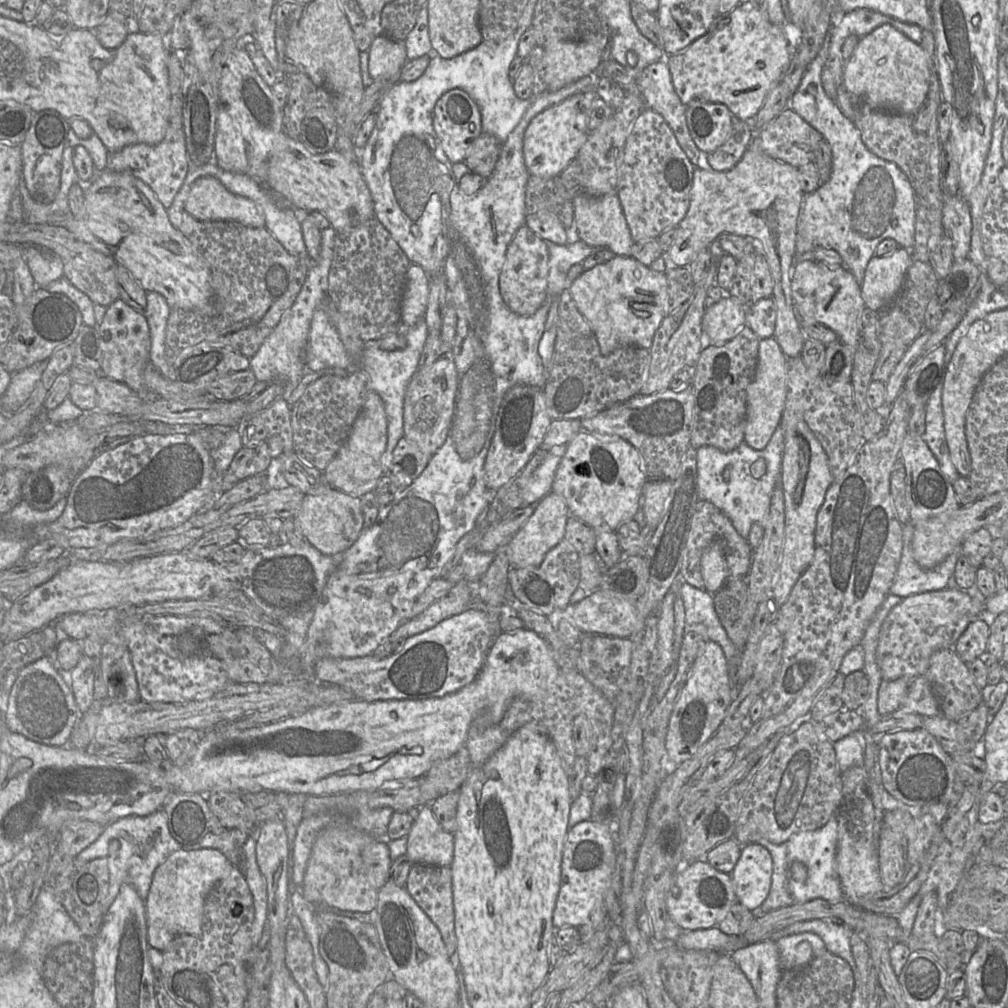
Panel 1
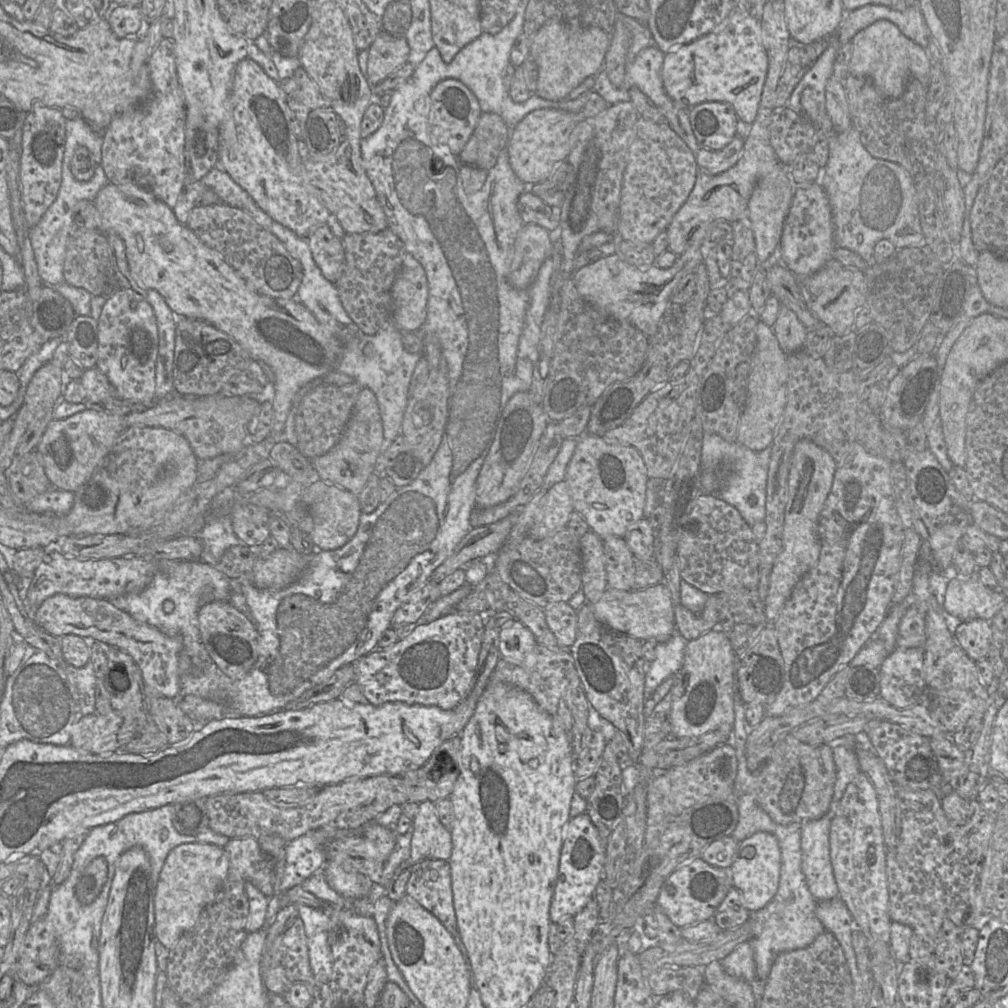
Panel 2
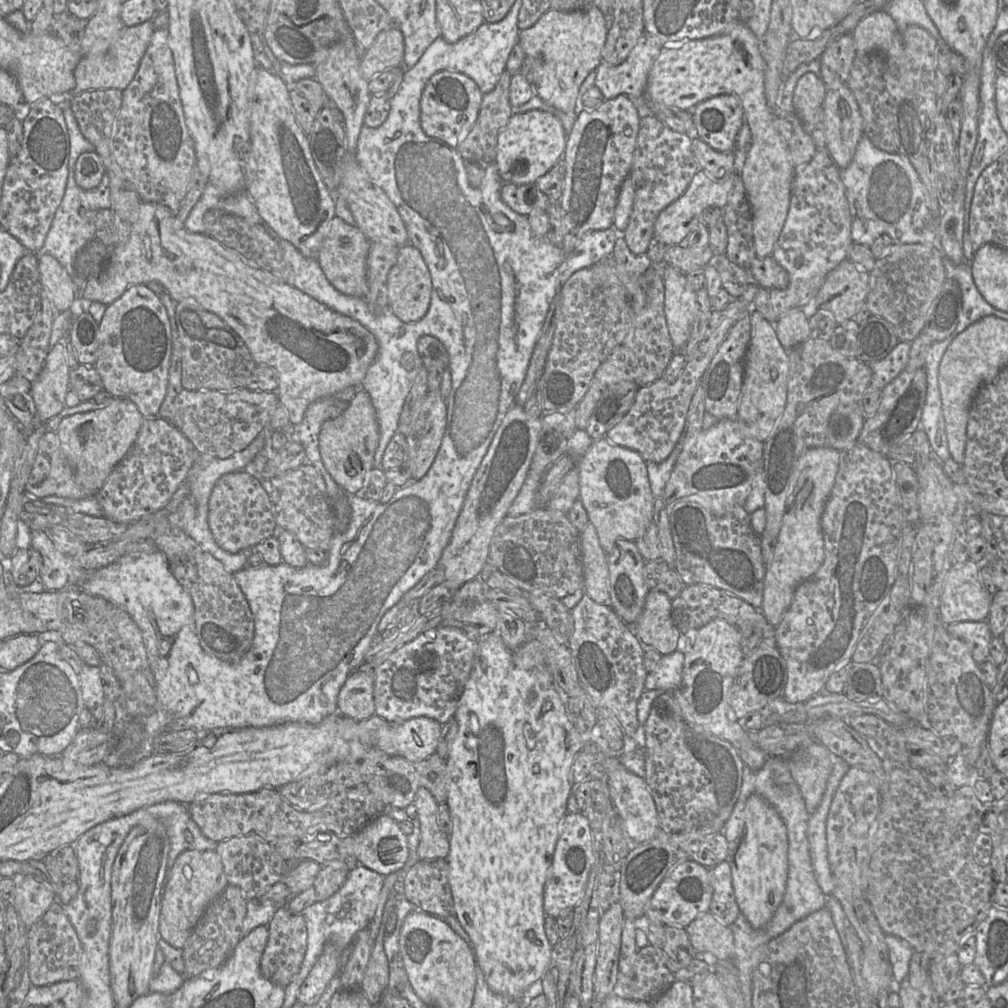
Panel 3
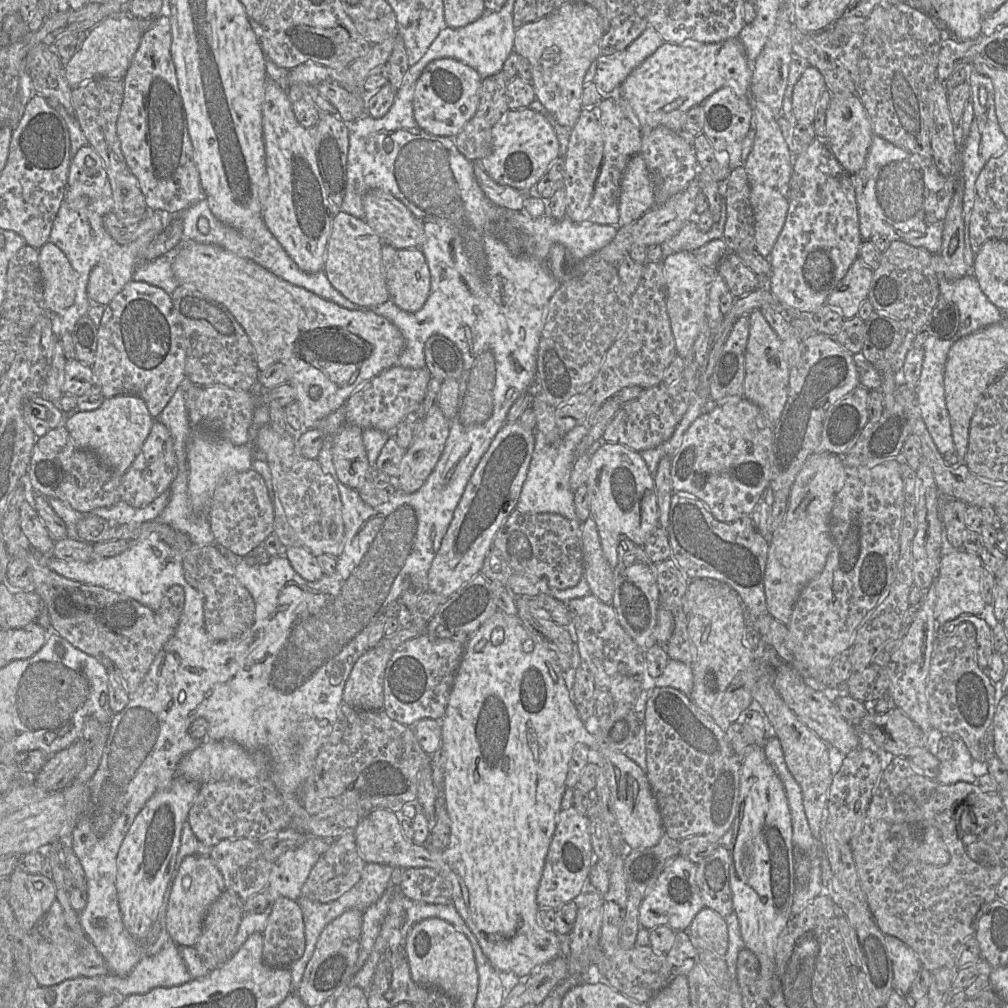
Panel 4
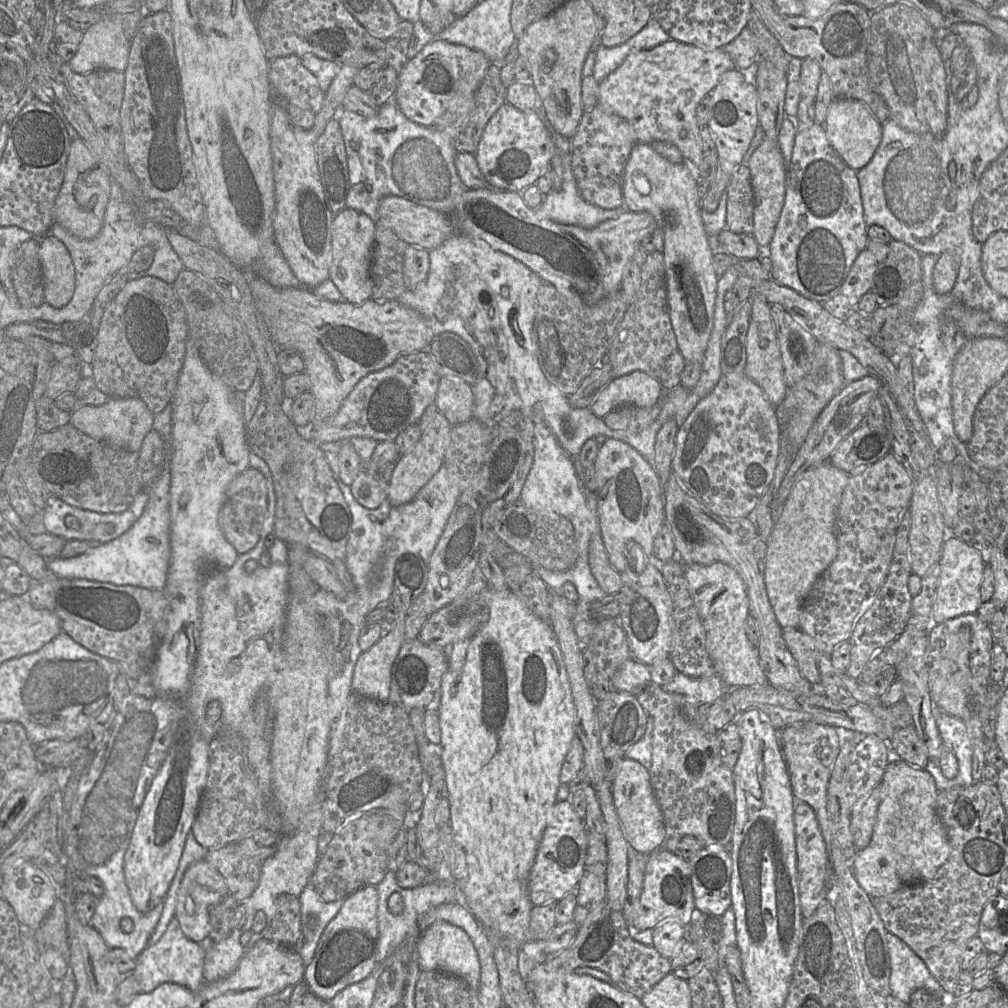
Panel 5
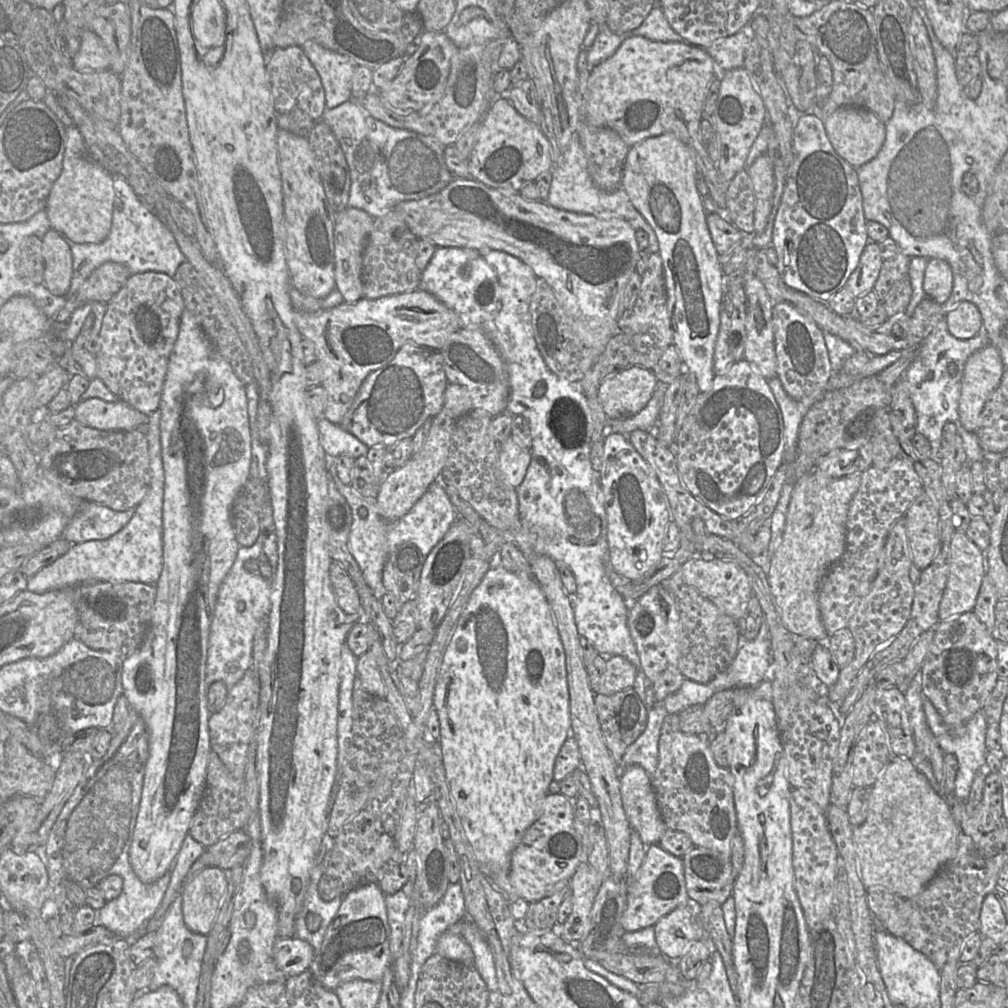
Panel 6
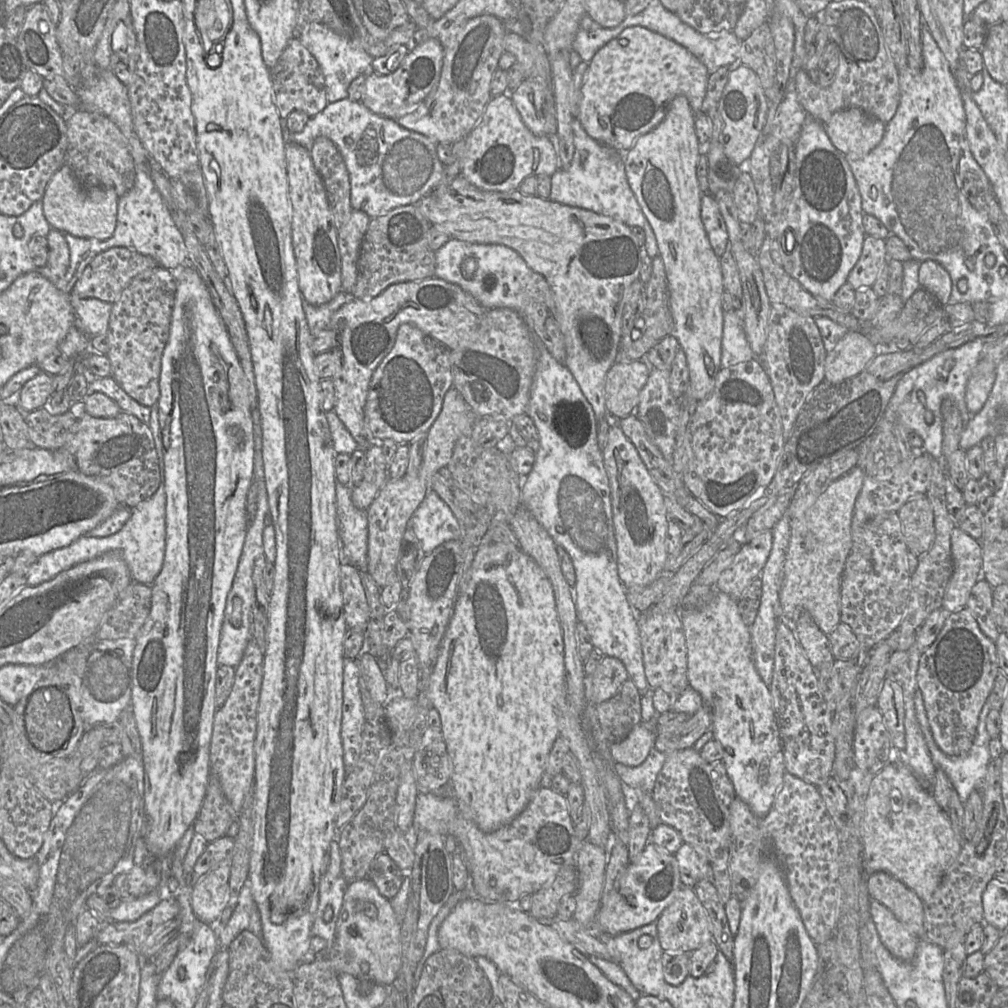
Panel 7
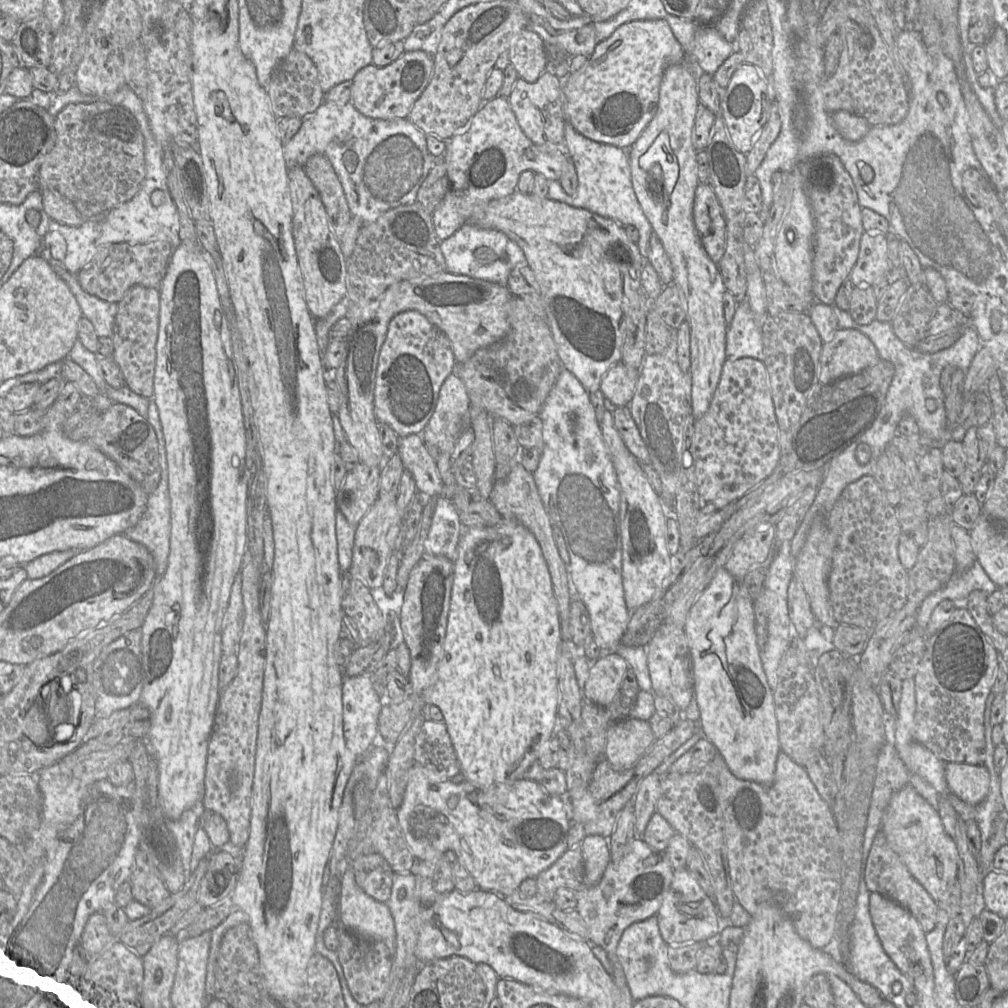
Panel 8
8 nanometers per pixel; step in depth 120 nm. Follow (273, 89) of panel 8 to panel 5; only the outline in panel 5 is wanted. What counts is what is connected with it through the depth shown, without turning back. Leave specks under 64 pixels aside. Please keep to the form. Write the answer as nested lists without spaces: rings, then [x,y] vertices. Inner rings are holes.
[[[288,55],[270,60],[268,79],[271,87],[289,104],[314,115],[321,110],[325,93],[300,57]]]

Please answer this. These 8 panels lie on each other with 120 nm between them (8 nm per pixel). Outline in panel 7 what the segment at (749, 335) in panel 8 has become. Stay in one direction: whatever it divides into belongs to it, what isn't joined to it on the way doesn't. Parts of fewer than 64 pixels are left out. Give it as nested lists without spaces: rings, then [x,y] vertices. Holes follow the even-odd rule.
[[[723,310],[721,369],[756,358],[746,338],[743,319],[733,310]]]

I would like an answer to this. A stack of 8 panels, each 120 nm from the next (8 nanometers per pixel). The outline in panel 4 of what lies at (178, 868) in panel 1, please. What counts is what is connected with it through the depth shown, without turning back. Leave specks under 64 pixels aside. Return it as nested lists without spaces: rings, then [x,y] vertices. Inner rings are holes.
[[[186,856],[174,881],[166,911],[166,929],[170,939],[178,946],[194,946],[201,936],[207,909],[224,890],[222,874],[210,856]]]

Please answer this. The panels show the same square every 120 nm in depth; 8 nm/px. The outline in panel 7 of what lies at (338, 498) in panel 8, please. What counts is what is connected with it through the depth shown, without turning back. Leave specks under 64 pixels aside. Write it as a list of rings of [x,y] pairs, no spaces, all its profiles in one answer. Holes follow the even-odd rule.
[[[370,443],[365,448],[365,469],[359,484],[350,485],[351,500],[354,506],[366,511],[379,490],[382,488],[387,477],[387,466],[379,443]]]

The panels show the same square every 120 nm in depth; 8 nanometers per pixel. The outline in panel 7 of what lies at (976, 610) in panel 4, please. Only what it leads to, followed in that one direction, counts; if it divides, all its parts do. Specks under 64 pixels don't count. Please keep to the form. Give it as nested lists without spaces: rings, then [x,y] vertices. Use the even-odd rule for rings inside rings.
[[[960,527],[951,535],[953,573],[945,590],[942,608],[950,613],[967,606],[971,590],[982,576],[982,547]]]

